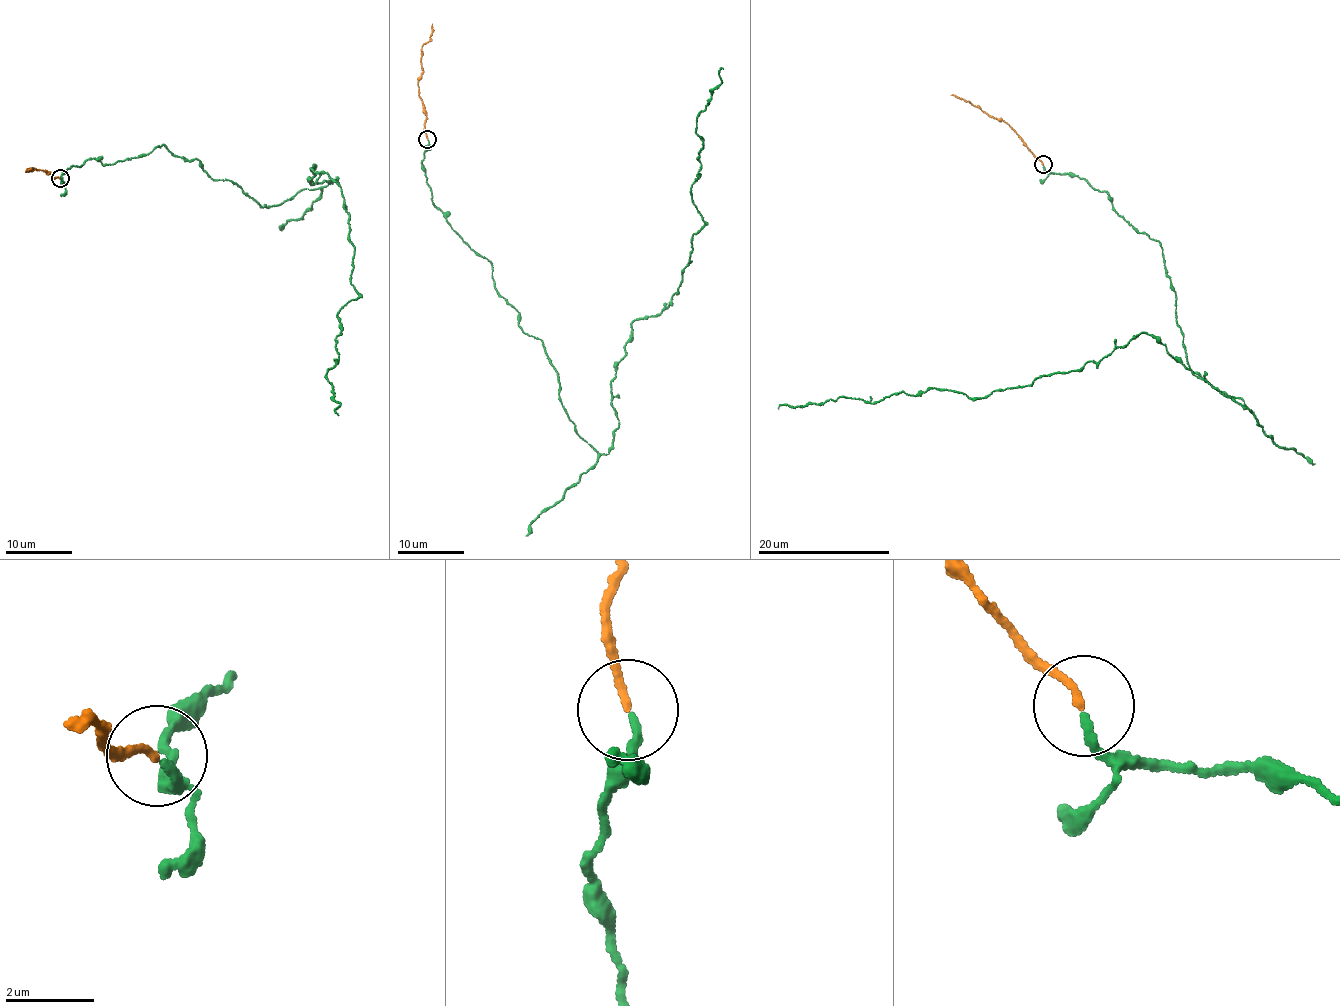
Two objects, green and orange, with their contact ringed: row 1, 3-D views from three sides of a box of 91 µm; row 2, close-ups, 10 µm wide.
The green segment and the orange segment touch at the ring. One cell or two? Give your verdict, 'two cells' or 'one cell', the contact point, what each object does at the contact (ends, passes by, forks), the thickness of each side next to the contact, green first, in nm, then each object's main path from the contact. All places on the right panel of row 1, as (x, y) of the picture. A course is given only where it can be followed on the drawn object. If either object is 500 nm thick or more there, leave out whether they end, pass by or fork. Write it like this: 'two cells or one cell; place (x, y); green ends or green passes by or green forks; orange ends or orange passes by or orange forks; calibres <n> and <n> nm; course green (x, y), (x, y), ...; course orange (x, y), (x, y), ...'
one cell; place (1043, 164); green ends; orange ends; calibres 170 and 150 nm; course green (1043, 165), (1087, 180), (1158, 241), (1192, 372), (1250, 410), (1145, 333), (976, 399), (928, 388), (777, 408); course orange (1043, 165), (1006, 123), (988, 116), (973, 104), (950, 94)

